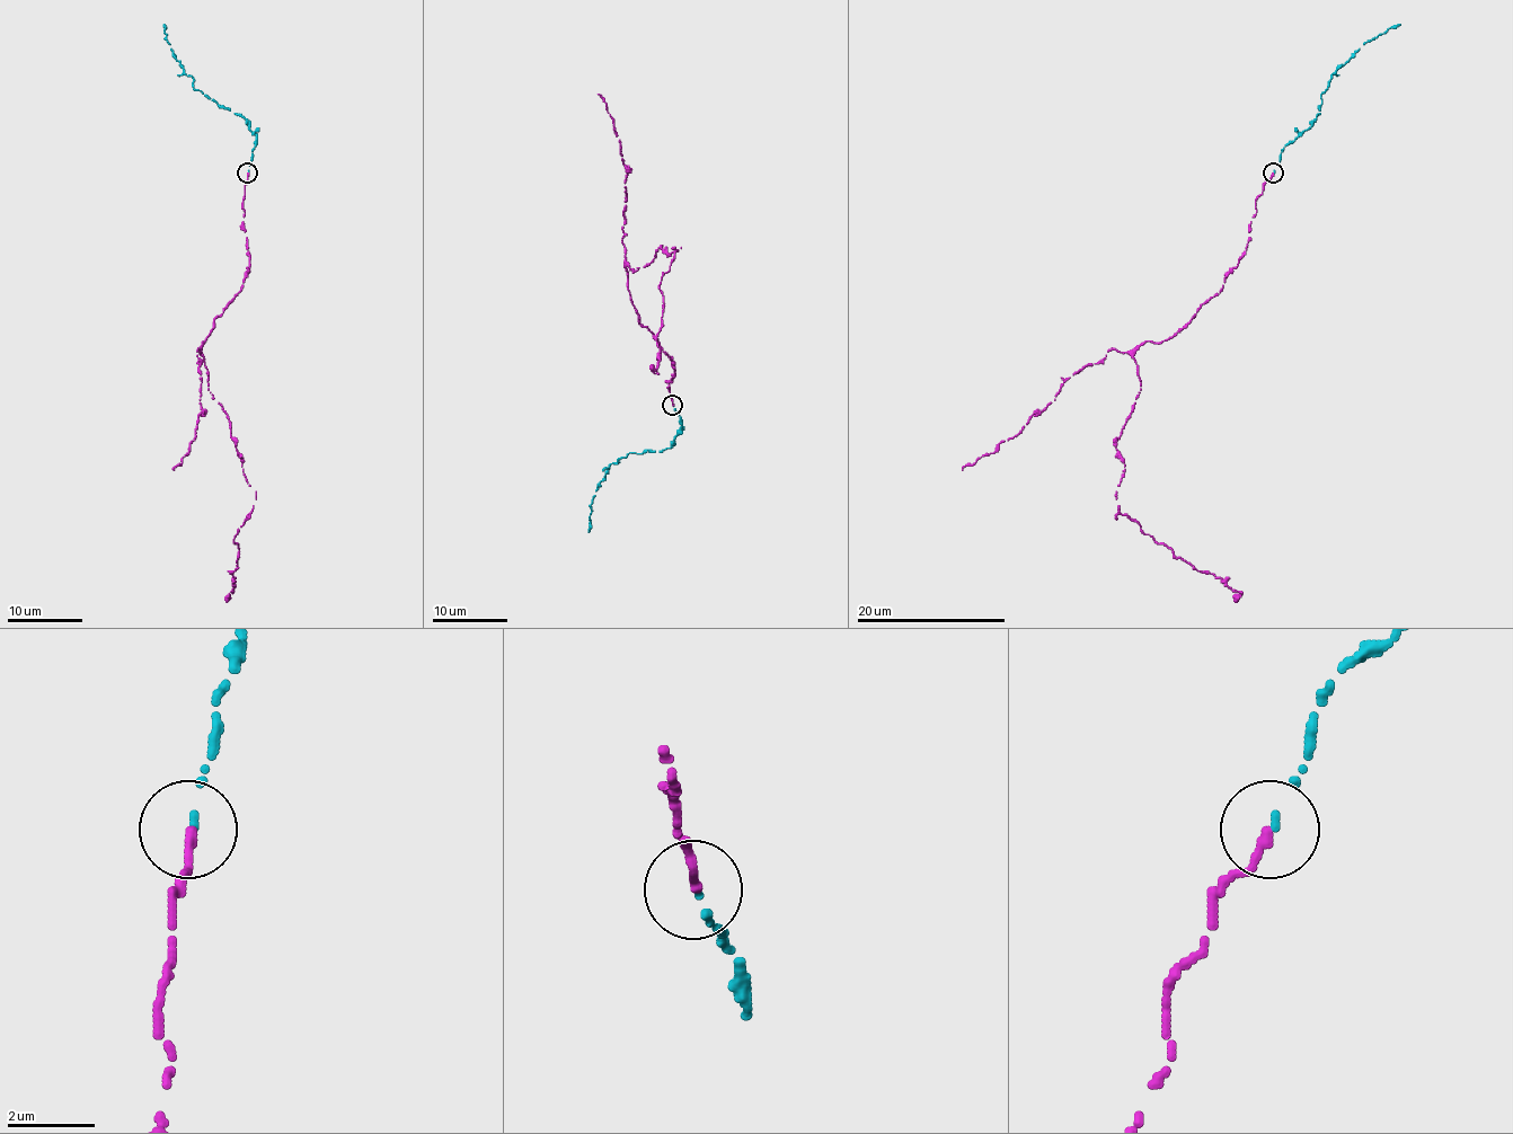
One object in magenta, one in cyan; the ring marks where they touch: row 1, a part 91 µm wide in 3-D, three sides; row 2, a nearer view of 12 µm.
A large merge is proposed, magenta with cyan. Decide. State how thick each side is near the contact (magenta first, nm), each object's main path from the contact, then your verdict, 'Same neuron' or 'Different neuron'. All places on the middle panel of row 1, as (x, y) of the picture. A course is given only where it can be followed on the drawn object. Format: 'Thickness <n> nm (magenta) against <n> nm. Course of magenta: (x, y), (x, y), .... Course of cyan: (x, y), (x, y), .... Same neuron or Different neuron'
Thickness 240 nm (magenta) against 100 nm. Course of magenta: (673, 406), (674, 364), (639, 324), (626, 267), (680, 248), (657, 285), (651, 366). Course of cyan: (673, 406), (680, 416), (680, 432), (673, 444), (663, 450), (630, 452), (609, 466), (592, 497), (589, 532). Same neuron

